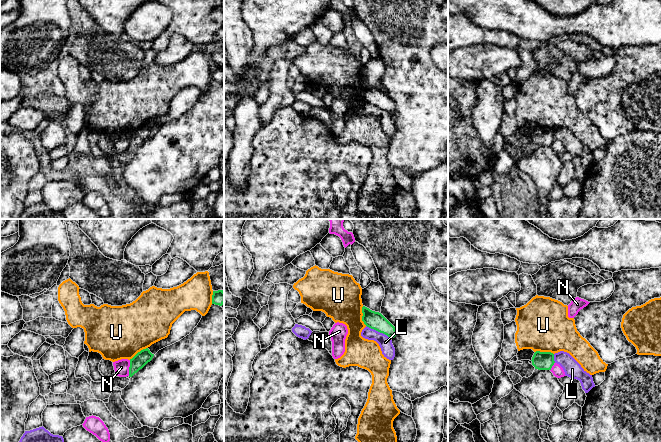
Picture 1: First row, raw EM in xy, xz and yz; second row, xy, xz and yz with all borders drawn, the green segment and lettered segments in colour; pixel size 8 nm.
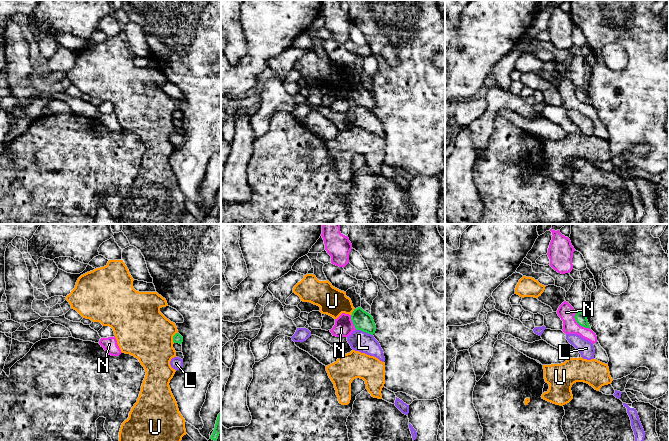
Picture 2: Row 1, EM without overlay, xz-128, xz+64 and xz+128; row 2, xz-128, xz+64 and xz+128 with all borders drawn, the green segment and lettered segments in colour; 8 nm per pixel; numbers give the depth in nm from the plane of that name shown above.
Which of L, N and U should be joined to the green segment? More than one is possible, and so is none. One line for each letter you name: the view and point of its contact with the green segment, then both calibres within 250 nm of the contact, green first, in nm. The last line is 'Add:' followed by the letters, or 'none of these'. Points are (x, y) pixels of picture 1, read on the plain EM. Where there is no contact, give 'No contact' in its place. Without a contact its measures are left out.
Add: none of these

